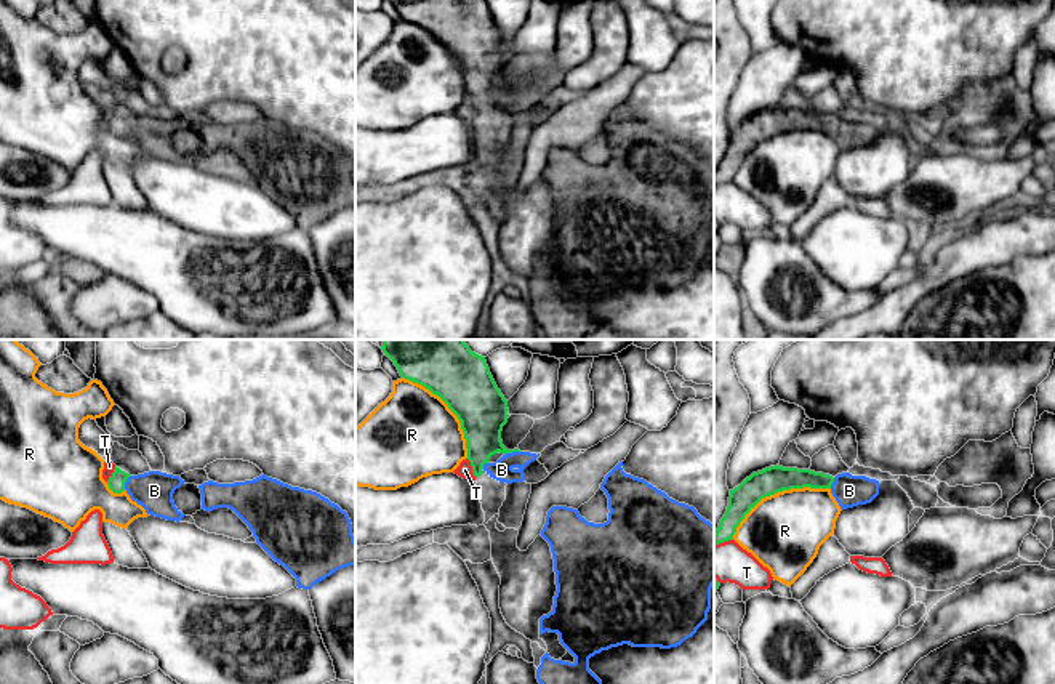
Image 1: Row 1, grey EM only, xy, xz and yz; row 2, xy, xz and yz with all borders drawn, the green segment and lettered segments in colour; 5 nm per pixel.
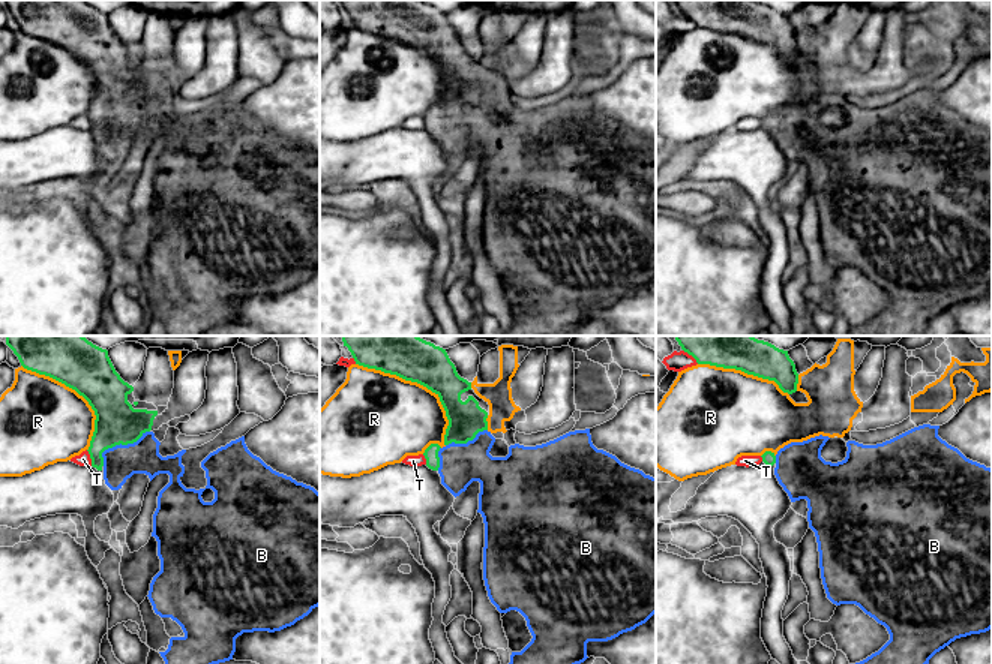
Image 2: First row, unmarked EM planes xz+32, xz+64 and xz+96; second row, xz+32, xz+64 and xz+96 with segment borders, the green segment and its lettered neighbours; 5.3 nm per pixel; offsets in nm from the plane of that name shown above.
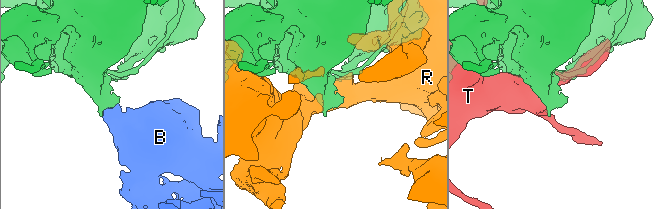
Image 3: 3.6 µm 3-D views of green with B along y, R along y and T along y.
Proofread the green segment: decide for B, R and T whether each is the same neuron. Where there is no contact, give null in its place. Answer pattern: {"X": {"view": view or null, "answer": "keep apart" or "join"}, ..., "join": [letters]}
{"B": {"view": "xz", "answer": "join"}, "R": {"view": "yz", "answer": "keep apart"}, "T": {"view": "xz", "answer": "keep apart"}, "join": ["B"]}

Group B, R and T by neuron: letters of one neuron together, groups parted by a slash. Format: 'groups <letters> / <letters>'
groups B / R / T

